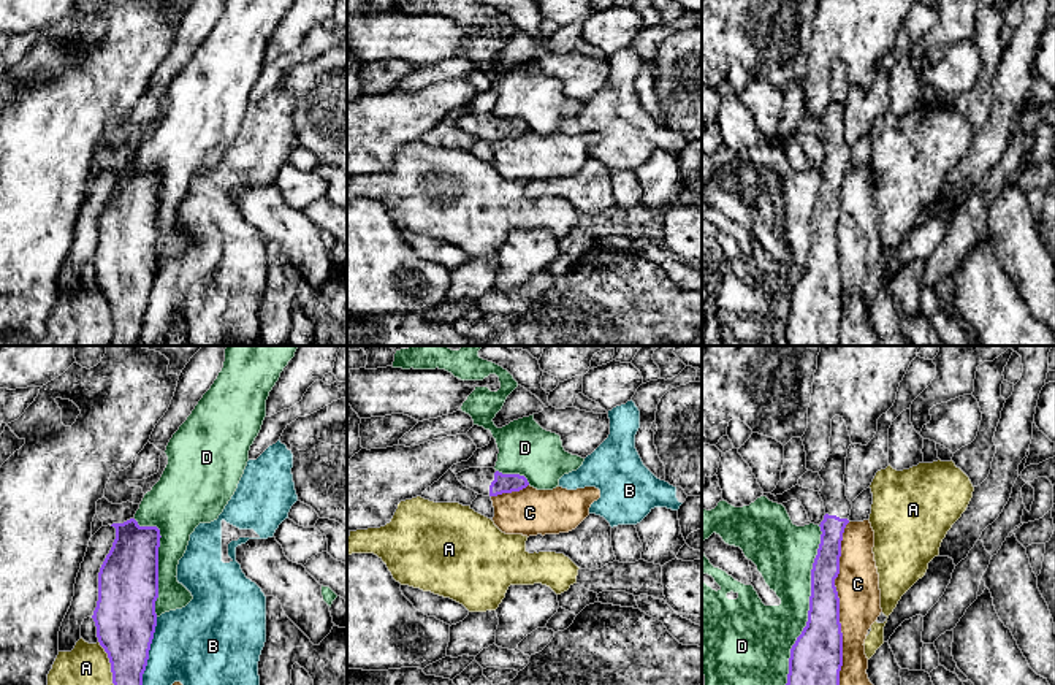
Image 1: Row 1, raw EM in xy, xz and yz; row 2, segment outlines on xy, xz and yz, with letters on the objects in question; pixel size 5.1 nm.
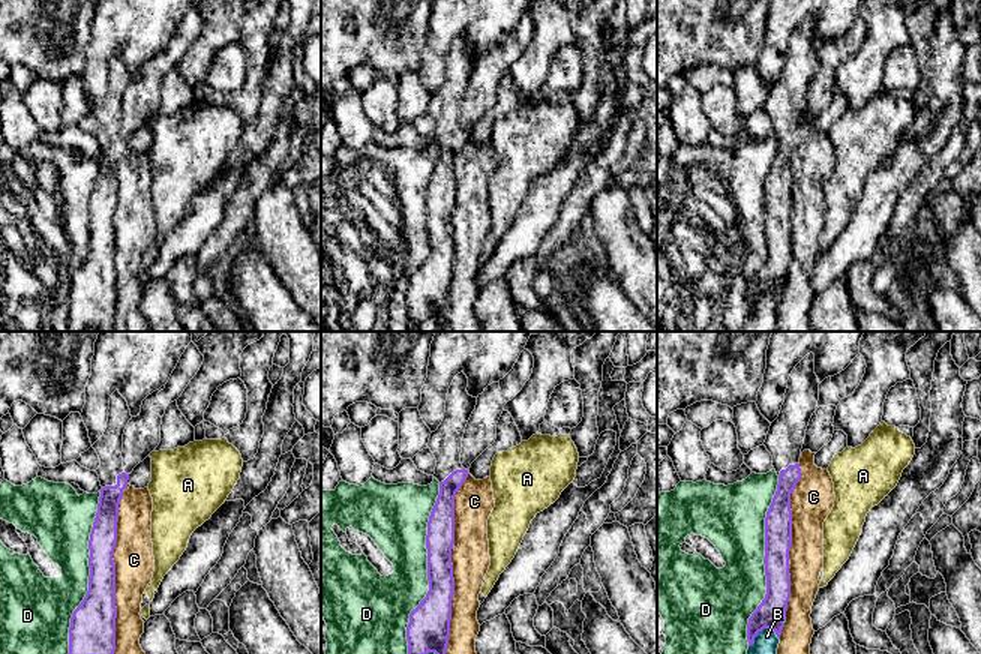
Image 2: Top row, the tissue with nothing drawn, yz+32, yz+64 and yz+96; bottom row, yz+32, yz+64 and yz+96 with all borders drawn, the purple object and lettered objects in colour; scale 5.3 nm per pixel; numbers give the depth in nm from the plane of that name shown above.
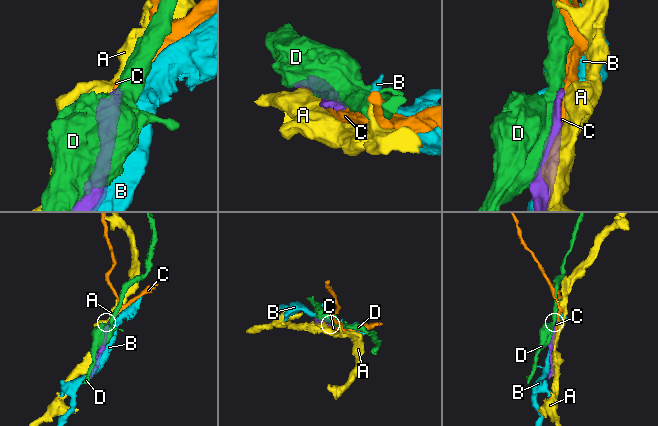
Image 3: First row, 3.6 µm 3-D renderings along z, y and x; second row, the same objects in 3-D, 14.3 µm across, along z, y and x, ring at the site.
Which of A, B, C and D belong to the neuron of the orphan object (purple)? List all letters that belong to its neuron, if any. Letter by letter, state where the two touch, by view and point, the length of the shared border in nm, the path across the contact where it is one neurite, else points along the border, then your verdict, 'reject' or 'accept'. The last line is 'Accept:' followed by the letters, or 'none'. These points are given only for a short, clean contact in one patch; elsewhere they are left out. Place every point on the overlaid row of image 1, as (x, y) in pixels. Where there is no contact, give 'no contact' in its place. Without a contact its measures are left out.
A: meets purple in xy at (110, 662); contact 240 nm long; reject
B: meets purple in xy at (149, 649); contact 360 nm long; reject
C: meets purple in yz at (838, 603); contact 850 nm long; reject
D: meets purple in yz at (810, 604); contact 850 nm long; reject
Accept: none

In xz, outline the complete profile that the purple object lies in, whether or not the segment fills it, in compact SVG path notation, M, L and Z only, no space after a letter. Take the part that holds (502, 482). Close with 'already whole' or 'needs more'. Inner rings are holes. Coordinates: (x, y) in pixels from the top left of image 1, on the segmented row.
M469 468L456 474L458 480L483 496L520 492L529 485L520 474L502 474L494 468Z | needs more

